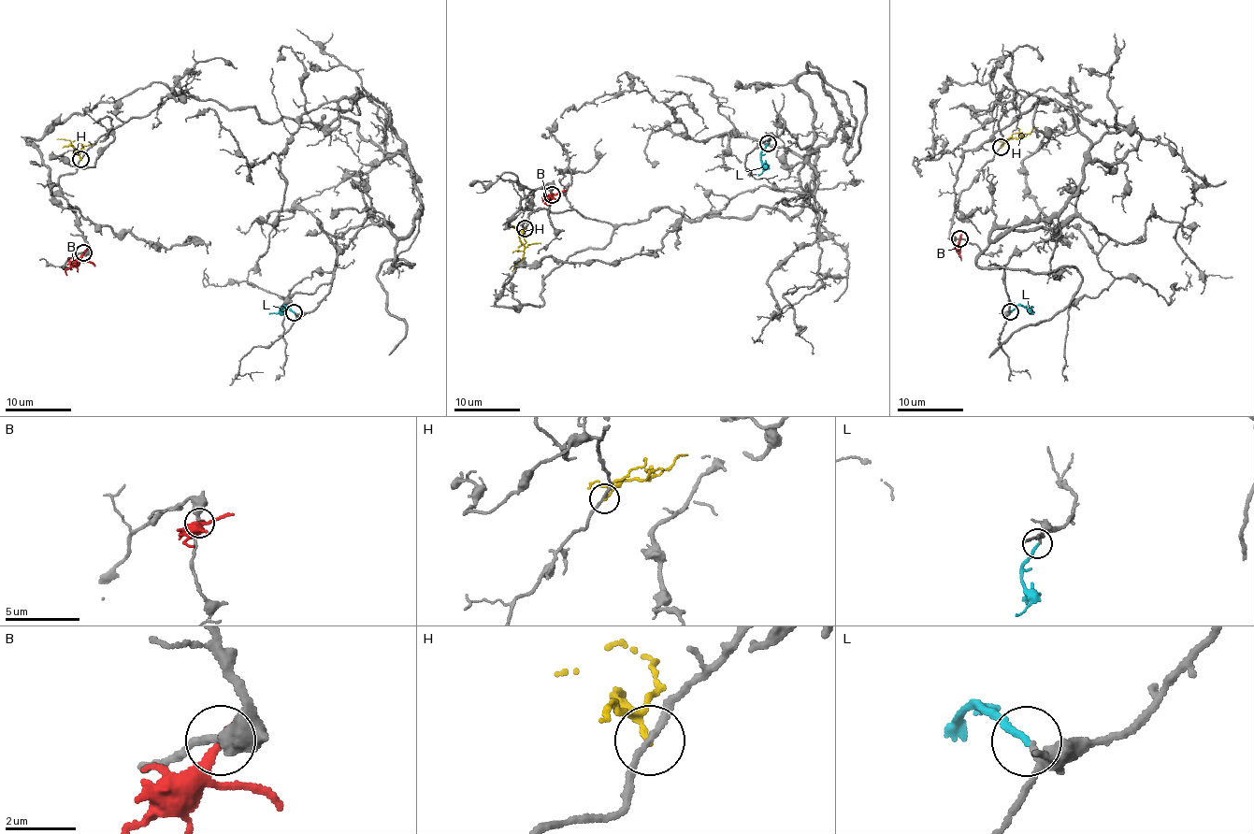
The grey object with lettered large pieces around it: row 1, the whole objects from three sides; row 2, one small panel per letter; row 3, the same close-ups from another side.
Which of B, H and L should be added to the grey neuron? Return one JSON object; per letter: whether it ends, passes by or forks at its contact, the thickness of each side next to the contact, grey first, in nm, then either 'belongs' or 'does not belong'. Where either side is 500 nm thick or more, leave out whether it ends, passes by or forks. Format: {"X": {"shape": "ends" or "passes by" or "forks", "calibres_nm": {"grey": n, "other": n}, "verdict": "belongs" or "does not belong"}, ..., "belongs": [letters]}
{"B": {"shape": "ends", "calibres_nm": {"grey": 280, "other": 300}, "verdict": "does not belong"}, "H": {"shape": "forks", "calibres_nm": {"grey": 170, "other": 100}, "verdict": "does not belong"}, "L": {"shape": "ends", "calibres_nm": {"grey": 140, "other": 180}, "verdict": "belongs"}, "belongs": ["L"]}

